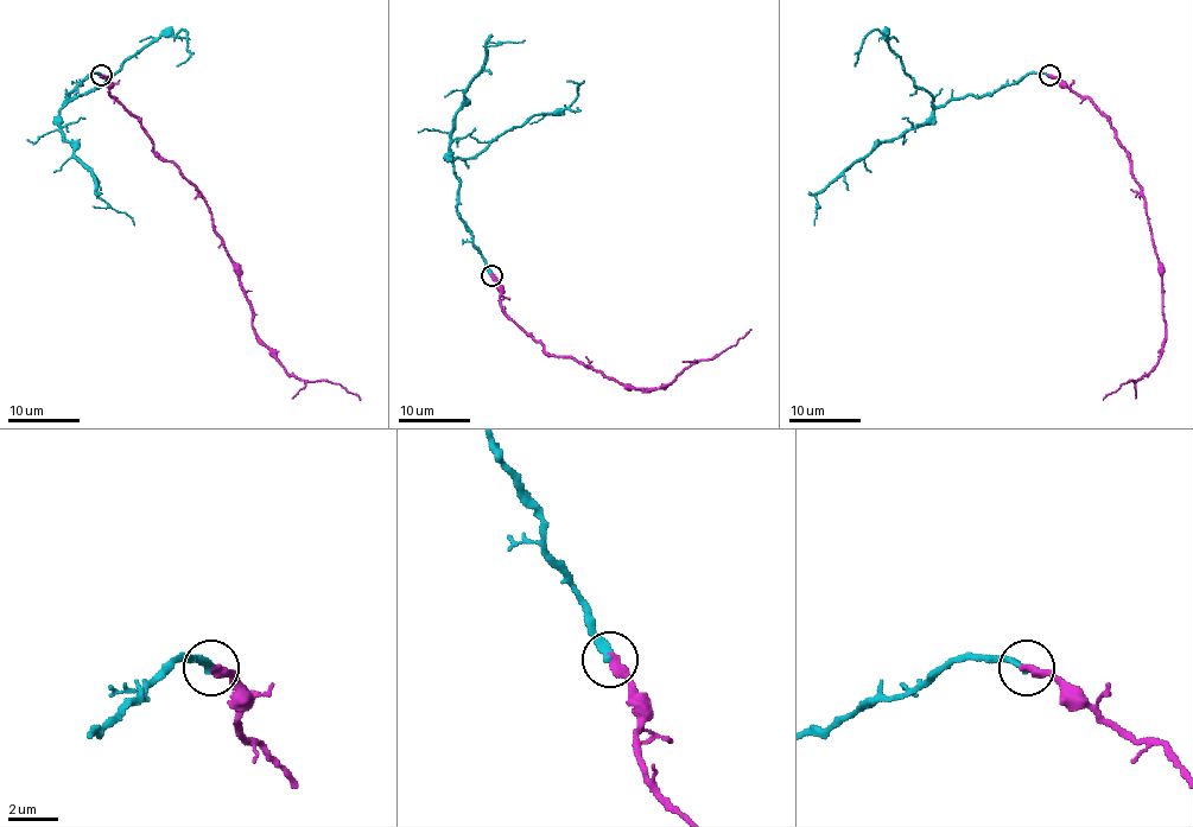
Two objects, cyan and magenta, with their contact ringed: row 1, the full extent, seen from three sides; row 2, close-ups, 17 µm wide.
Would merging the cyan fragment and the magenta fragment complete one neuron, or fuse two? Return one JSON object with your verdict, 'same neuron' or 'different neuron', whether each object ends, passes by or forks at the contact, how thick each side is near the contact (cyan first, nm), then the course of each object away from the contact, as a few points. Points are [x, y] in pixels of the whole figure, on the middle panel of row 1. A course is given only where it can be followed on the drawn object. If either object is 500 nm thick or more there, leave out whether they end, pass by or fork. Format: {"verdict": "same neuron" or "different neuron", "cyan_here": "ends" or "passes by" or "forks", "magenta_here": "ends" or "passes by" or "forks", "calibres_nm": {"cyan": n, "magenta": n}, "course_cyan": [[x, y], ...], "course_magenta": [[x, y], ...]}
{"verdict": "same neuron", "cyan_here": "ends", "magenta_here": "ends", "calibres_nm": {"cyan": 280, "magenta": 400}, "course_cyan": [[492, 275], [457, 211], [454, 161], [477, 156], [535, 115], [560, 113], [581, 84], [566, 81]], "course_magenta": [[492, 275], [502, 310], [546, 352], [571, 356], [623, 387], [665, 387], [693, 363], [712, 360], [750, 329]]}

